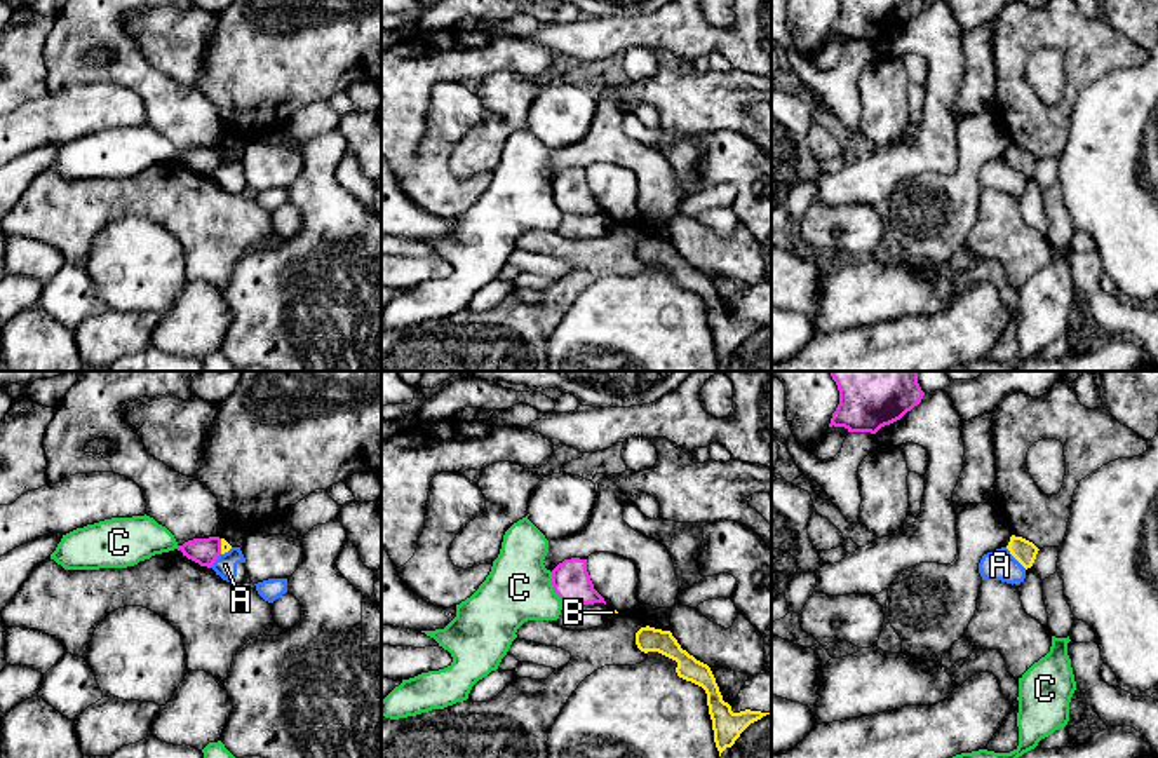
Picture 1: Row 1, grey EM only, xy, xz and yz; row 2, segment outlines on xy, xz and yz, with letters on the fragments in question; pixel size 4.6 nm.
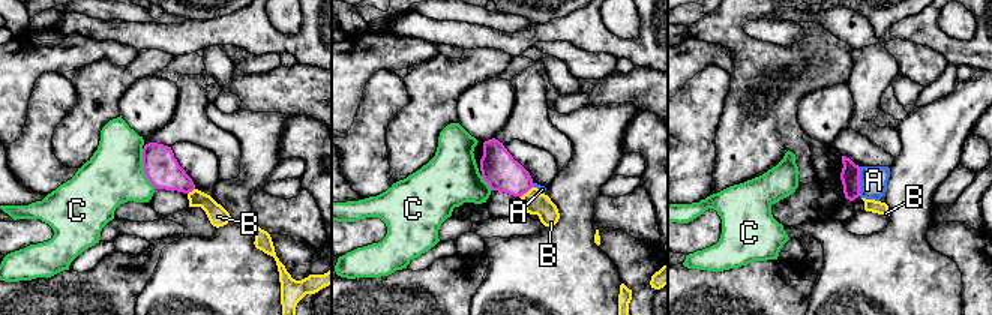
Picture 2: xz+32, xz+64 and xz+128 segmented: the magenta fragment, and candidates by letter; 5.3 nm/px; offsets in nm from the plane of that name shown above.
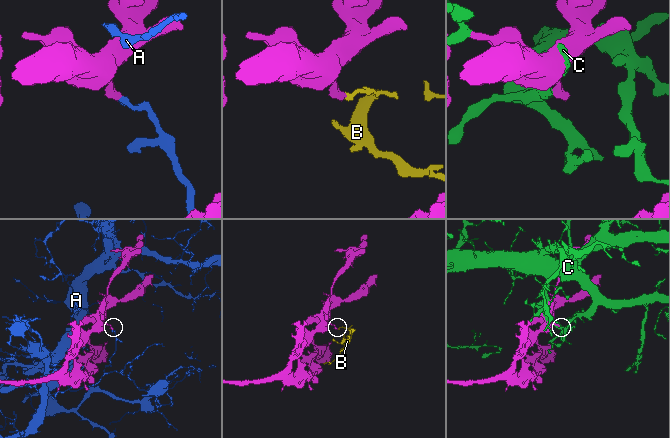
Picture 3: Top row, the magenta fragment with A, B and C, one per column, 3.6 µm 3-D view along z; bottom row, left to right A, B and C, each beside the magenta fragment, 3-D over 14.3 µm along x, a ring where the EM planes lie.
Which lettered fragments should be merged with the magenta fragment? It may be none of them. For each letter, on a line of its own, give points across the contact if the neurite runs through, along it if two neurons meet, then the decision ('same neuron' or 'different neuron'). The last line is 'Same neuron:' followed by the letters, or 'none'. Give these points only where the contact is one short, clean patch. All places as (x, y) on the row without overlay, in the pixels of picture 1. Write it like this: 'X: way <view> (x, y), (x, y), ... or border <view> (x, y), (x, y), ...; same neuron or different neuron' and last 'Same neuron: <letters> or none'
A: different neuron
B: border xy (220, 148), (222, 162); different neuron
C: different neuron
Same neuron: none

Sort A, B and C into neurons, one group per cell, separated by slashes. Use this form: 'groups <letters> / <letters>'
groups A / B / C

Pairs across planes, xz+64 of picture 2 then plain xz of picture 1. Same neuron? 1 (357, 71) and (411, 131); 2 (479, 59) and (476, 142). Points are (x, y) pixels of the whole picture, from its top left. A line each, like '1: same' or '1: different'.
1: same
2: same

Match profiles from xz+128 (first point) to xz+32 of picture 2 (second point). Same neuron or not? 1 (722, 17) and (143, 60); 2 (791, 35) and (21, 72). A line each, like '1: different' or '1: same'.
1: same
2: different

